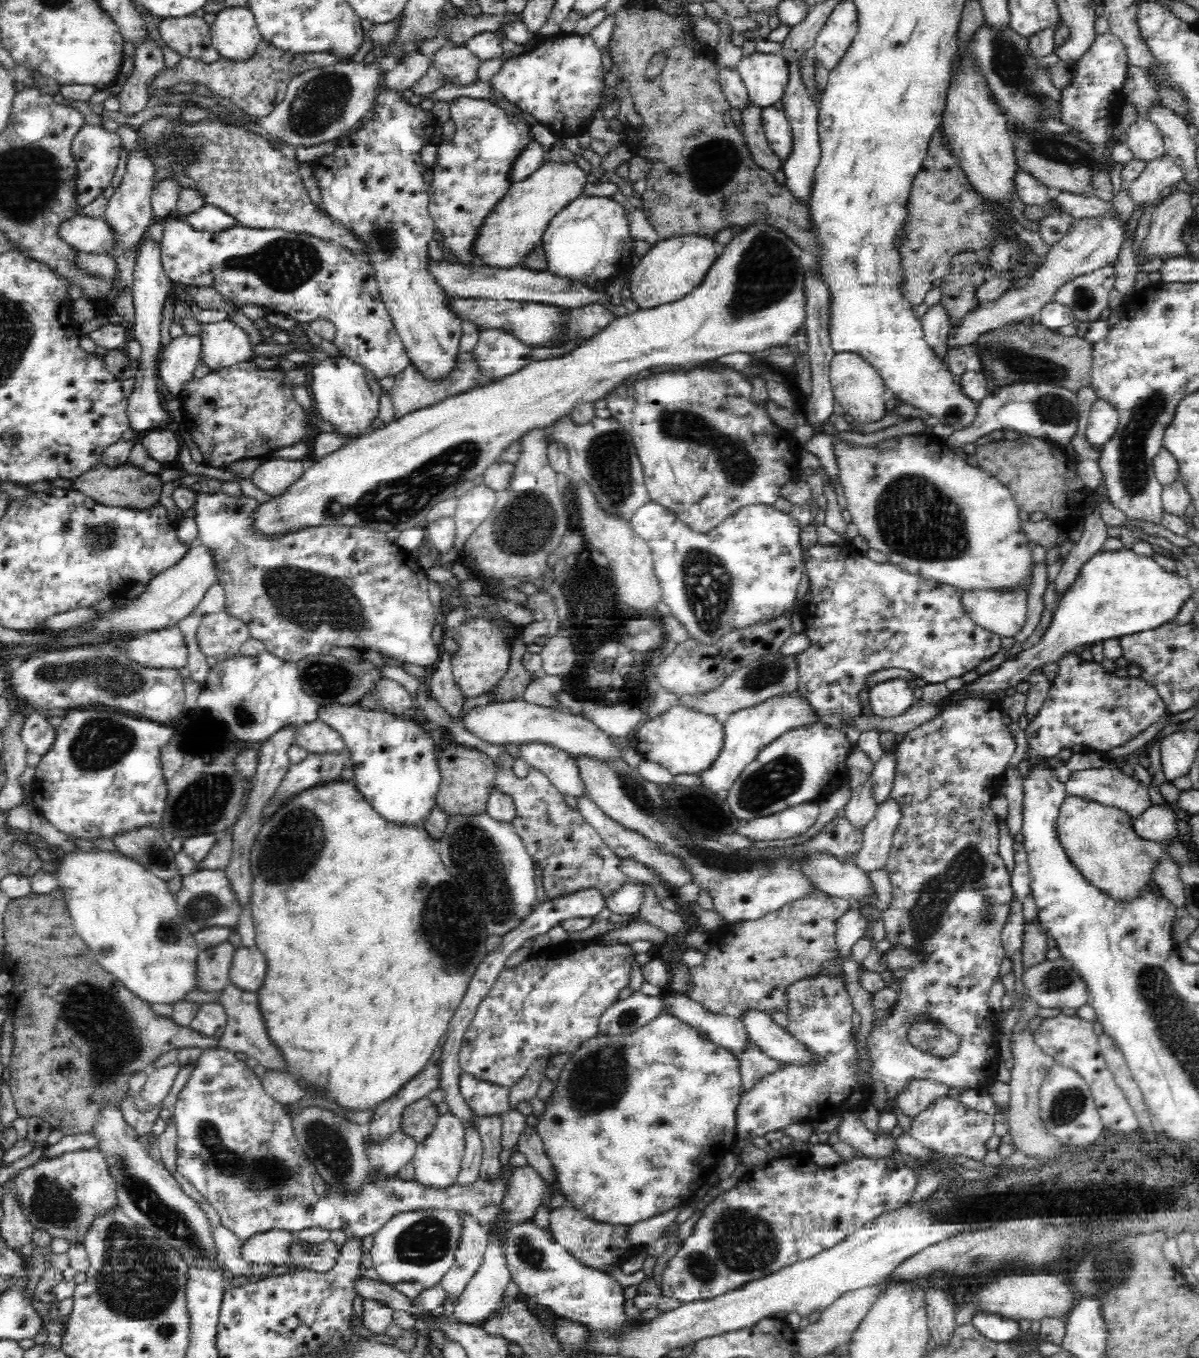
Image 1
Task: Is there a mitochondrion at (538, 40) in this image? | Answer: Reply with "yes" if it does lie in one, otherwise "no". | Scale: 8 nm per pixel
no

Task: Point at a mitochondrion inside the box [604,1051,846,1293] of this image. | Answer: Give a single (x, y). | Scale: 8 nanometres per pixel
(747, 1246)

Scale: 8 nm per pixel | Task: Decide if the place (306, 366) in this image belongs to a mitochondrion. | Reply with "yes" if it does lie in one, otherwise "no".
no

